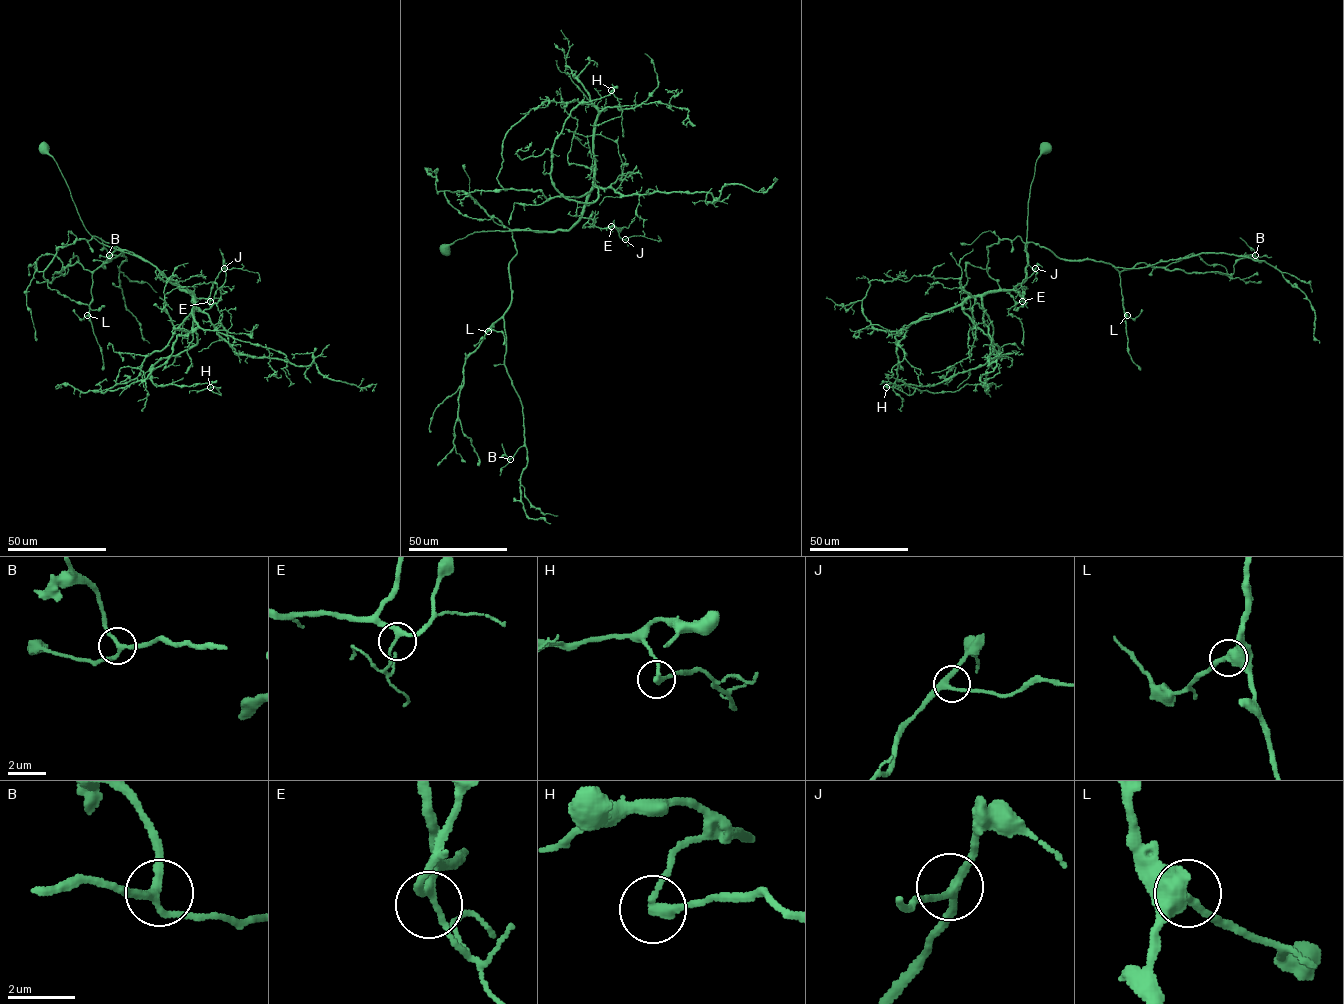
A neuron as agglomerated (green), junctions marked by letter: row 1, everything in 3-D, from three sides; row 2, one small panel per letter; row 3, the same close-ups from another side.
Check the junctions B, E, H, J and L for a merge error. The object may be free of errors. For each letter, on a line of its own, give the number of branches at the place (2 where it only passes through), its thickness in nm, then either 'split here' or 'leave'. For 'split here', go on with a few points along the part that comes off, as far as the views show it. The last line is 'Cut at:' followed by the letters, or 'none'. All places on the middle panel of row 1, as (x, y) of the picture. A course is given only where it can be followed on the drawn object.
B: 3 | 220 nm | leave
E: 3 | 200 nm | leave
H: 2 | 260 nm | leave
J: 3 | 240 nm | leave
L: 2 | 360 nm | leave
Cut at: none

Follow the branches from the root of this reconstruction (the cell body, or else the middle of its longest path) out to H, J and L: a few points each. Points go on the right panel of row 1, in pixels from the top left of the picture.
H: (1046, 147), (1030, 189), (1026, 279), (1011, 289), (970, 296), (962, 305), (998, 353), (936, 384), (886, 387)
J: (1046, 147), (1037, 160), (1030, 189), (1026, 279), (1013, 289), (1023, 298), (1022, 282), (1035, 268)
L: (1046, 147), (1037, 160), (1030, 189), (1025, 249), (1033, 242), (1060, 258), (1109, 263), (1119, 272), (1127, 315)

